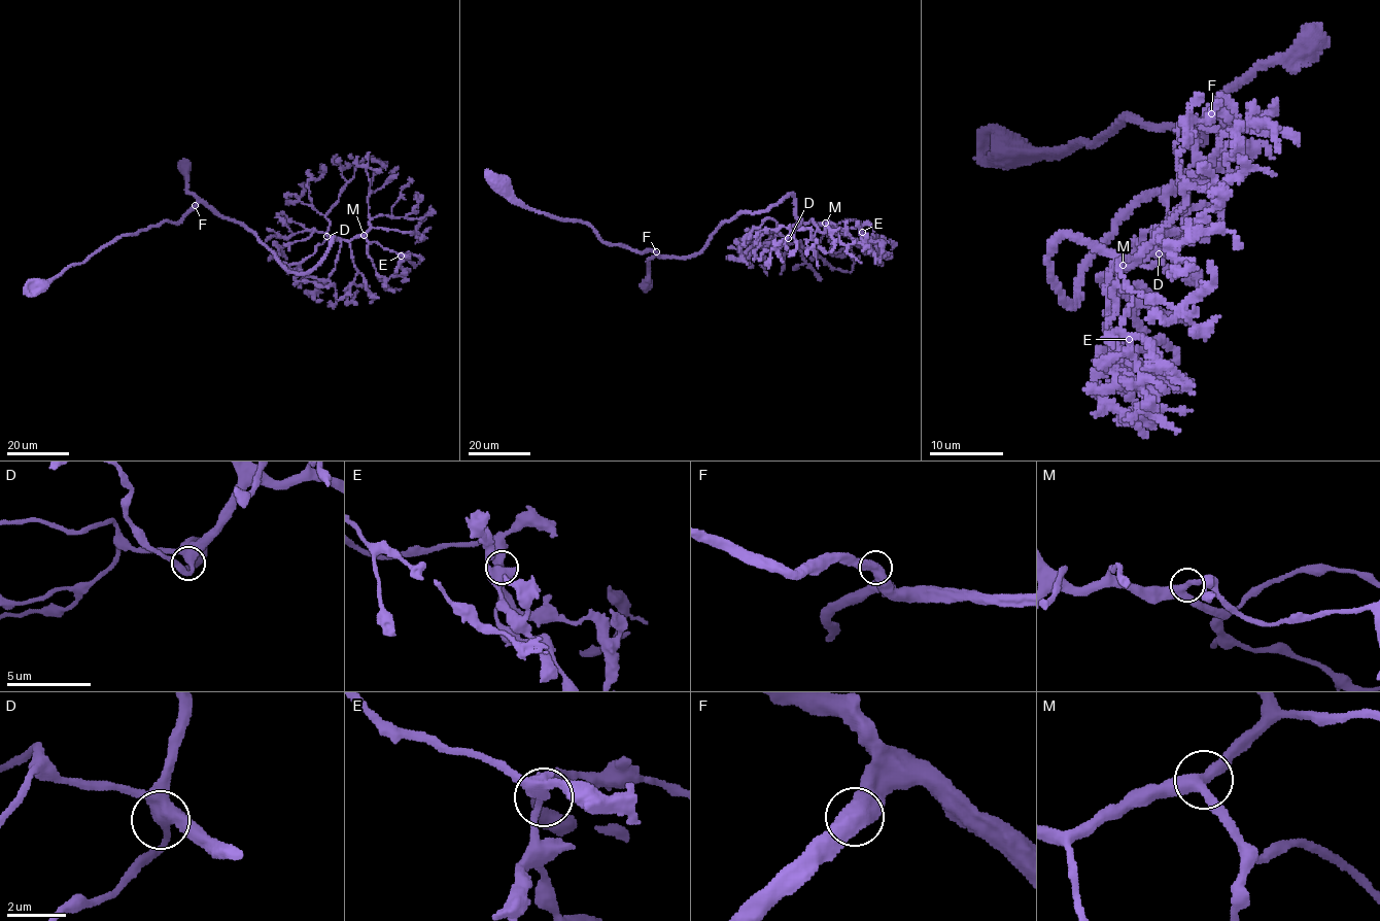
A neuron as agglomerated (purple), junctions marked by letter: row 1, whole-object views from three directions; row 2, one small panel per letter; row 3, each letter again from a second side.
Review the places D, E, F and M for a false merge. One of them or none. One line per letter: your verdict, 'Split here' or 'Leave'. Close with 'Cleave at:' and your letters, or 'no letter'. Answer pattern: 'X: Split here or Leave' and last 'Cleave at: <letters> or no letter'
D: Leave
E: Leave
F: Leave
M: Leave
Cleave at: no letter

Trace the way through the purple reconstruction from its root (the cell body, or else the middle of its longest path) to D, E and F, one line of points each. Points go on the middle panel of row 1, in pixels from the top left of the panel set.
D: (498, 183), (606, 242), (678, 259), (697, 254), (725, 222), (790, 194), (797, 223), (788, 238)
E: (498, 183), (606, 242), (660, 257), (697, 254), (725, 222), (790, 194), (803, 223), (862, 232)
F: (498, 183), (533, 209), (587, 224), (606, 242), (642, 252), (656, 251)

